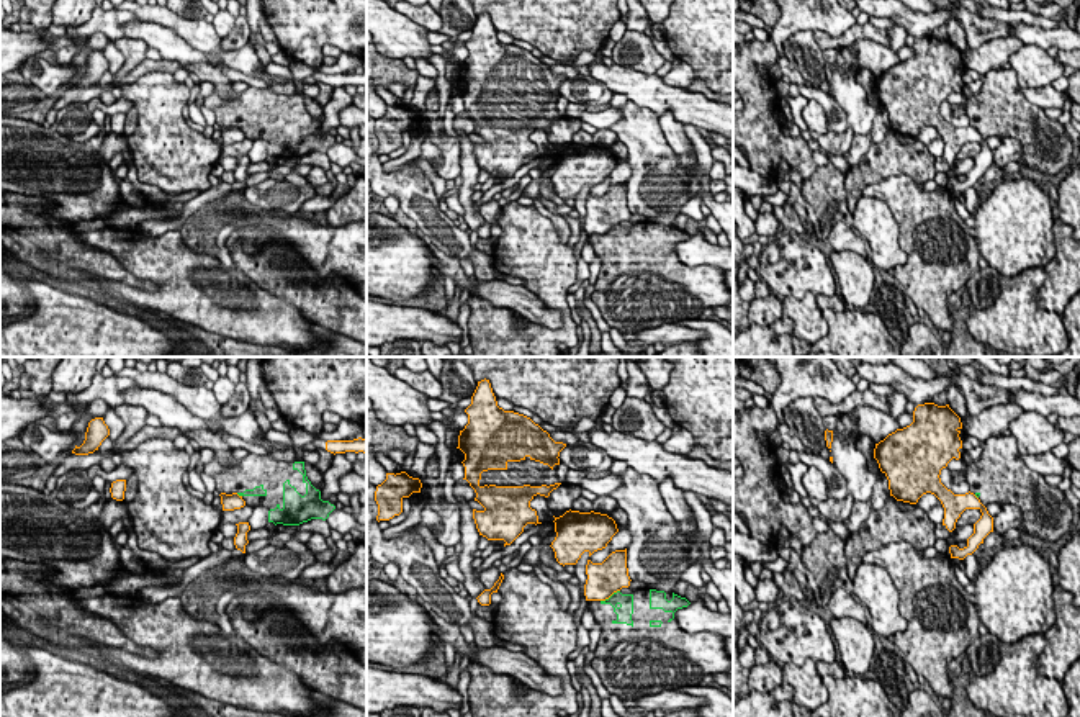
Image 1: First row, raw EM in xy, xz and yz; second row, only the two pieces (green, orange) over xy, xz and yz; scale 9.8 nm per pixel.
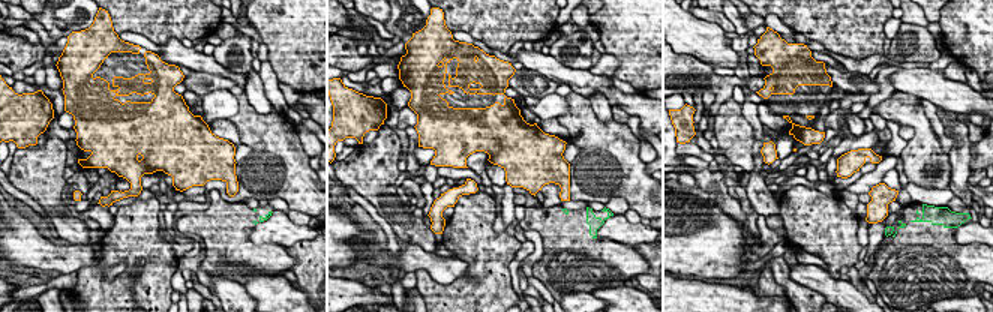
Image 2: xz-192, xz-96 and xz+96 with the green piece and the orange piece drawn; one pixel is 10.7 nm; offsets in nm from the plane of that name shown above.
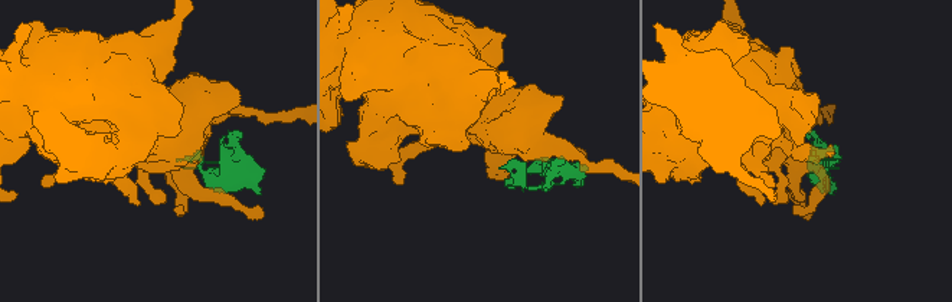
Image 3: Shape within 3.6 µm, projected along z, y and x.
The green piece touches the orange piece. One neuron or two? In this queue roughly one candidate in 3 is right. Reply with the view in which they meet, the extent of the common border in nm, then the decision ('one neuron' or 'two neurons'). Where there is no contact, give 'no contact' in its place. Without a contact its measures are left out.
xz | 220 nm | two neurons

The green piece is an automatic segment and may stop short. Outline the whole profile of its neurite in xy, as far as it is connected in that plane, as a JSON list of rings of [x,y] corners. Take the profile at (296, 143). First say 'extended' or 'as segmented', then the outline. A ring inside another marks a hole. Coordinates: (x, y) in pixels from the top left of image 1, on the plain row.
extended; [[[131,21],[123,26],[123,33],[124,38],[141,39],[147,47],[157,49],[162,59],[178,62],[196,80],[211,82],[216,95],[224,101],[214,111],[216,124],[237,126],[247,139],[267,139],[268,156],[299,159],[311,152],[326,154],[335,142],[334,138],[321,133],[321,124],[308,113],[304,95],[286,97],[250,85],[237,95],[223,70],[173,29],[157,23]]]

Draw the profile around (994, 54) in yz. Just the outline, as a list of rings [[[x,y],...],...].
[[[993,38],[977,49],[961,52],[965,69],[975,70],[983,77],[988,70],[1003,69],[1010,56],[1018,52],[1024,44],[1015,38]]]

